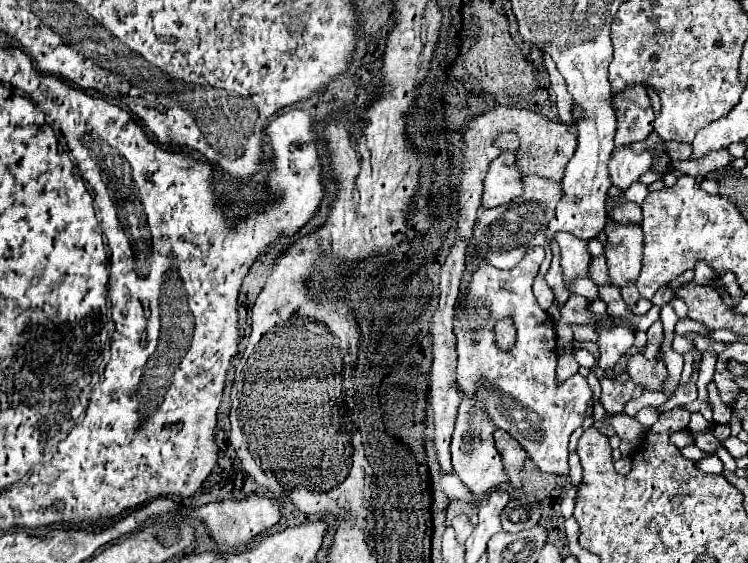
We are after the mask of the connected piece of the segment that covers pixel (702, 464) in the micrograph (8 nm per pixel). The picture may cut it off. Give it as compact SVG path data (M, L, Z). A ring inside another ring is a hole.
M709 455L709 457L701 459L701 461L697 461L695 465L697 465L697 469L707 471L707 473L717 473L719 475L723 471L723 463L721 463L721 459L717 455Z

